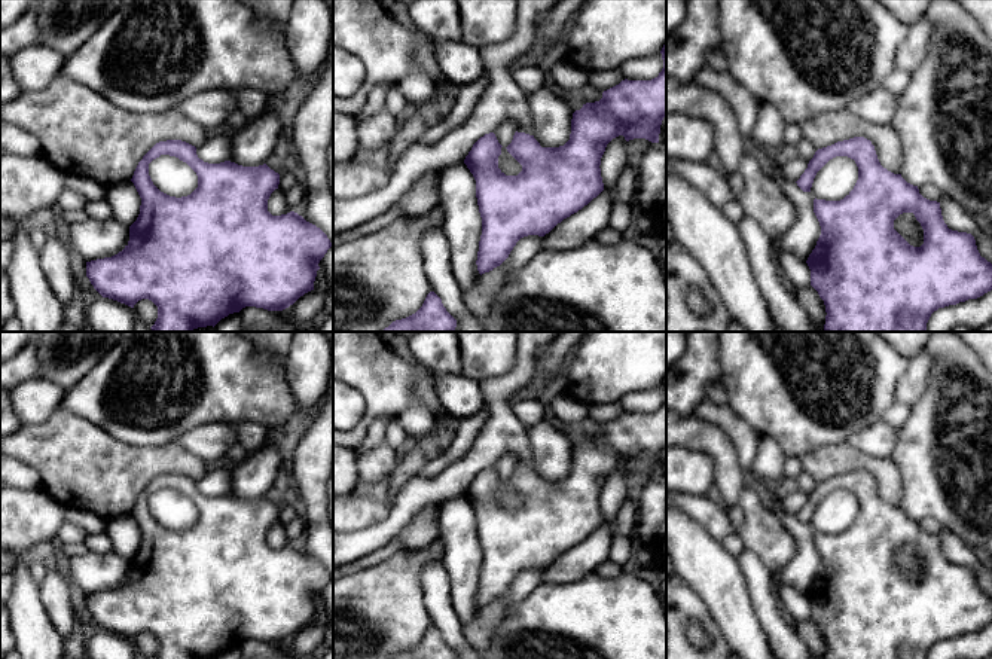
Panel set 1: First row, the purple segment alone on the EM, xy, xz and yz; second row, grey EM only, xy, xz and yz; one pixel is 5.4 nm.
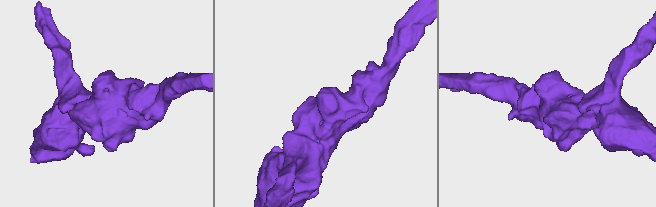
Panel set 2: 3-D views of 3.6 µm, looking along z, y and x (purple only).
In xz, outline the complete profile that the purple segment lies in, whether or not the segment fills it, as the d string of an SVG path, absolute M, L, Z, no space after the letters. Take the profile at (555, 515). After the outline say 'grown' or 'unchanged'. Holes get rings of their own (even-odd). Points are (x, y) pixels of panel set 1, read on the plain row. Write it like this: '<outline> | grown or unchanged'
M666 375L660 387L663 402L657 411L651 414L625 412L619 418L604 424L599 434L586 436L580 443L576 443L571 452L570 473L564 479L541 480L534 469L516 464L506 482L522 498L522 504L518 509L506 509L498 501L498 489L503 479L494 466L485 467L473 478L464 497L476 513L476 531L482 550L482 568L476 594L480 608L500 599L521 571L528 568L544 570L558 556L582 543L604 524L599 498L605 480L613 472L623 469L626 475L645 472L651 476L659 476L660 458L666 449Z | unchanged

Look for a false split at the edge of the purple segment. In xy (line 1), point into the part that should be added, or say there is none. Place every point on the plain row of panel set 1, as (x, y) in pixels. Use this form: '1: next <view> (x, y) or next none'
1: next none

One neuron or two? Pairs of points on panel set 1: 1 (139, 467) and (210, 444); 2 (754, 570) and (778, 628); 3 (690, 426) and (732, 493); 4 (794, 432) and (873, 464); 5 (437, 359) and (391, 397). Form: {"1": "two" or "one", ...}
{"1": "two", "2": "one", "3": "one", "4": "two", "5": "two"}

